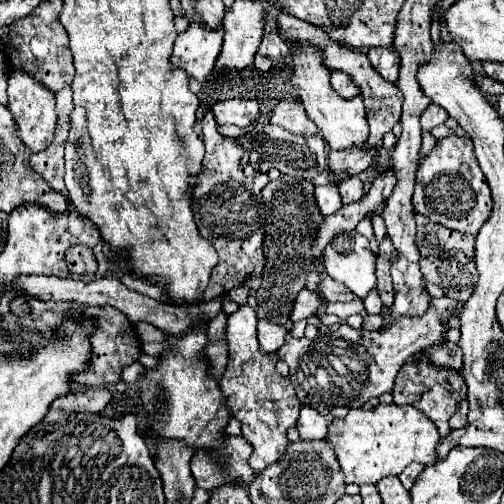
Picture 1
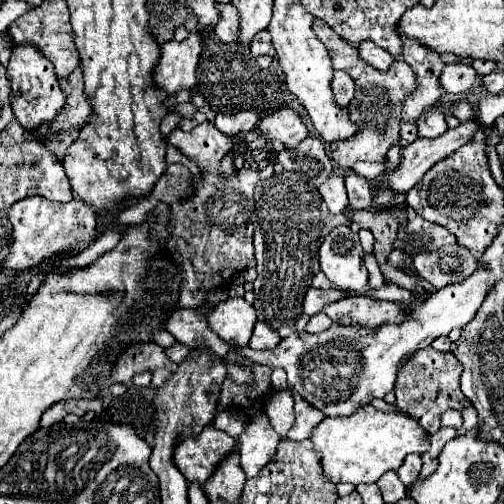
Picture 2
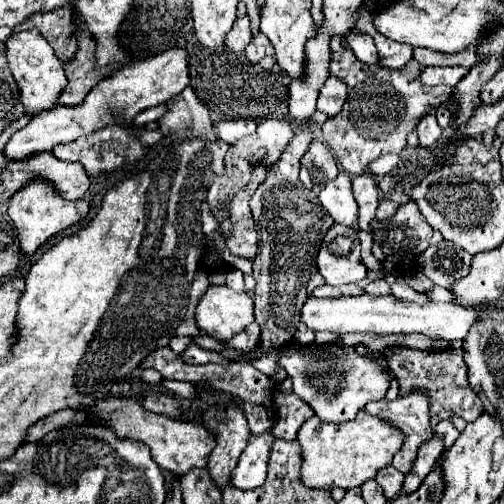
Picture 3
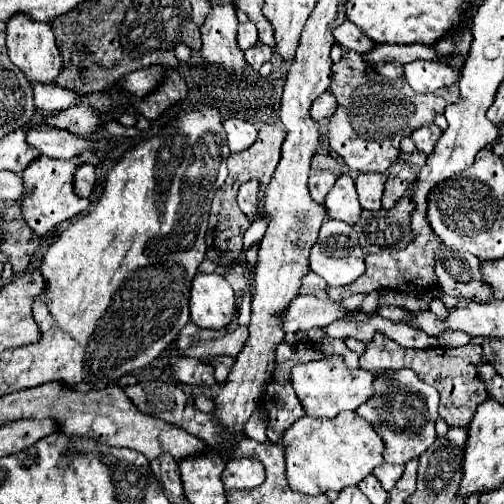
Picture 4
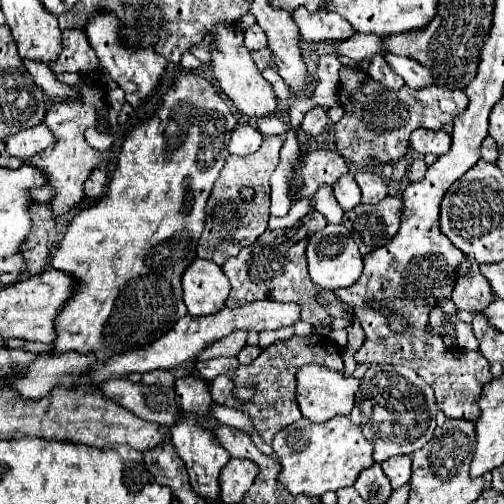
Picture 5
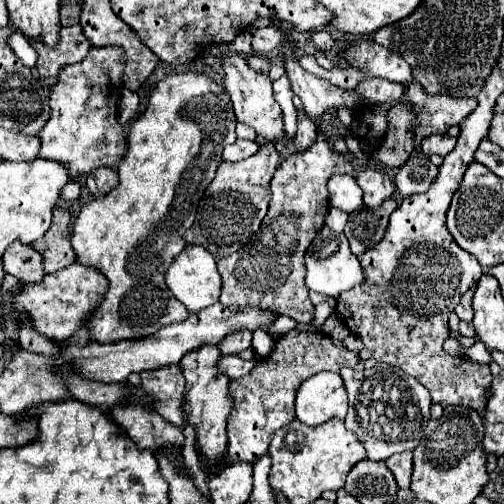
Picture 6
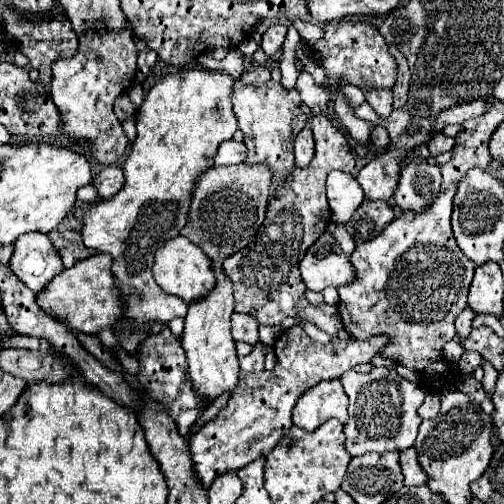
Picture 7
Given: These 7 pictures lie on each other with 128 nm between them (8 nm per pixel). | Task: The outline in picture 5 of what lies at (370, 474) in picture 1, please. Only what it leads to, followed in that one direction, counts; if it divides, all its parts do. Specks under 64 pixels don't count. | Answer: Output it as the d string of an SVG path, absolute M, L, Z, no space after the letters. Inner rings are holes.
M336 416L322 424L310 424L308 420L300 418L274 436L272 448L278 454L282 466L278 480L292 496L304 494L308 498L320 498L328 490L336 492L338 488L352 486L356 476L374 464L374 448L370 440L366 440L360 428L346 416Z

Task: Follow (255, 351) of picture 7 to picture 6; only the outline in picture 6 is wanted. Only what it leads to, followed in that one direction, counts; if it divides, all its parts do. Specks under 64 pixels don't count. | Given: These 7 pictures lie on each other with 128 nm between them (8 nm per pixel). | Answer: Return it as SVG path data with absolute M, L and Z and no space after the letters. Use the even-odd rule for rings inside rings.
M224 356L220 362L218 362L218 368L230 376L230 378L240 378L240 376L246 376L250 374L250 370L256 366L256 360L242 360L238 356Z

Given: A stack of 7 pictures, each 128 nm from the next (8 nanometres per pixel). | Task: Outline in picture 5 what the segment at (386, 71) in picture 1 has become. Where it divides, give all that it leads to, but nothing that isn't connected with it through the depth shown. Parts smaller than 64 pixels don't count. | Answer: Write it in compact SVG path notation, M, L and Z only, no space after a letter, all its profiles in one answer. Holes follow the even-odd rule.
M296 8L292 12L296 26L300 28L302 40L318 42L318 40L346 40L354 34L352 26L334 12L318 8L314 14L306 8Z

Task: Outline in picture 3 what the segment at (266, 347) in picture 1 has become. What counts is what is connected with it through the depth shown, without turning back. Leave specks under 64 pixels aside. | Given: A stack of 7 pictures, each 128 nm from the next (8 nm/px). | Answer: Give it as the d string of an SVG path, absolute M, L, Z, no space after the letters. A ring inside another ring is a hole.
M252 322L244 332L236 334L232 340L224 342L224 348L232 348L232 350L236 350L236 352L246 354L246 352L250 352L252 348L256 348L258 334L260 334L260 328L258 328L256 322Z

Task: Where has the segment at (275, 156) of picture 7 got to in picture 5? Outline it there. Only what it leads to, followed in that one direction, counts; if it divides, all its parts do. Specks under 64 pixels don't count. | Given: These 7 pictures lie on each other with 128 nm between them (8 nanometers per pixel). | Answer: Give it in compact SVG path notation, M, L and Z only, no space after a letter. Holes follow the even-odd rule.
M216 26L214 32L218 48L212 52L212 70L224 94L236 104L236 108L248 118L264 118L276 112L276 94L270 82L266 82L256 68L250 50L244 46L244 36L236 26Z

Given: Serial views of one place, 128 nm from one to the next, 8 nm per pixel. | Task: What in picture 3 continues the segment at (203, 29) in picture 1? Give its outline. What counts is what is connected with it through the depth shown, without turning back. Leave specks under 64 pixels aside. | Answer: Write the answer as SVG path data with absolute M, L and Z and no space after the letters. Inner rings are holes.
M170 48L148 60L128 64L110 78L96 84L78 106L56 106L34 116L22 130L18 130L4 148L6 160L28 160L40 152L50 152L60 142L74 142L110 124L132 122L134 116L146 108L164 104L188 86L188 54L184 48Z

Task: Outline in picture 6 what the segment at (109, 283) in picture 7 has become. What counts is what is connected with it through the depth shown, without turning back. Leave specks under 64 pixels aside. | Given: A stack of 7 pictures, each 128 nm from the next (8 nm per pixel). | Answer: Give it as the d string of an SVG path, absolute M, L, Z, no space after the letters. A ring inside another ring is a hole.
M70 264L54 274L46 274L40 284L24 284L24 288L12 298L14 312L26 312L38 332L52 340L68 340L72 338L84 320L88 320L88 312L104 300L104 292L108 290L108 280L96 272L96 268L88 268L84 264Z

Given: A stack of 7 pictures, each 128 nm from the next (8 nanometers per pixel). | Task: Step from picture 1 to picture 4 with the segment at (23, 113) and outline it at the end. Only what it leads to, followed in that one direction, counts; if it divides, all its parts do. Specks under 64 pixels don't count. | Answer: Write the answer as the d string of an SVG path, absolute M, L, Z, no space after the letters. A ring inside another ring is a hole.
M16 14L6 22L6 46L10 60L26 74L30 82L54 82L60 68L62 68L62 56L56 46L54 30L48 22L36 22L26 14Z

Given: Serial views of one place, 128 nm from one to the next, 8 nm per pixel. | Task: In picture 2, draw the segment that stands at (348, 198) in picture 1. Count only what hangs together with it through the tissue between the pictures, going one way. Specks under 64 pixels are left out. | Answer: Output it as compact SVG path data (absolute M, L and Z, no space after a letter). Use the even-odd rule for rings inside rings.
M354 172L346 174L346 190L350 198L350 206L354 210L372 210L374 208L374 190L370 182Z

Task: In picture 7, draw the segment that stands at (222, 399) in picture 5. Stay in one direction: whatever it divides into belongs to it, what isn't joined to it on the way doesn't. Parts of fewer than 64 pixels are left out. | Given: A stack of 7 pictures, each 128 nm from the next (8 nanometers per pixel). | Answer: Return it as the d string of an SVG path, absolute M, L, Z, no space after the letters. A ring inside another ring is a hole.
M292 326L280 334L274 346L278 358L276 370L260 374L242 372L236 392L232 392L228 402L228 418L218 416L188 438L194 474L204 488L208 488L216 476L236 472L252 460L266 456L284 432L292 428L292 408L308 388L322 380L342 378L344 372L352 370L356 364L370 362L380 348L388 346L388 336L372 336L372 340L332 338L328 344L318 344L308 338L300 326Z

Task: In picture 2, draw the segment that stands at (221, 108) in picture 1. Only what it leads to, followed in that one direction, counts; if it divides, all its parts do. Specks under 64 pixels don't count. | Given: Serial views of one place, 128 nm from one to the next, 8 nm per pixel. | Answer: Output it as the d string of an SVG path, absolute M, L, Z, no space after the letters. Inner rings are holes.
M234 108L234 112L216 112L214 124L224 134L238 134L238 132L250 132L256 128L256 124L262 118L256 114L256 110L248 112L248 108Z

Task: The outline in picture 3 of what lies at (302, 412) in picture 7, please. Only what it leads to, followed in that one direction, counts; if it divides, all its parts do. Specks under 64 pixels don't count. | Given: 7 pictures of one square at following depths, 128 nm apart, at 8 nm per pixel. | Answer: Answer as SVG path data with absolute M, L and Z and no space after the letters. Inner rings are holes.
M326 344L322 348L312 348L308 354L298 352L279 354L279 350L281 346L274 352L260 355L254 366L267 376L272 376L277 372L279 364L282 364L294 382L294 394L302 398L306 404L310 404L314 414L320 416L322 420L328 422L352 420L358 410L362 410L372 400L382 400L388 390L390 370L380 354L372 354L376 358L374 362L370 358L356 354L354 348L344 348L340 344Z

